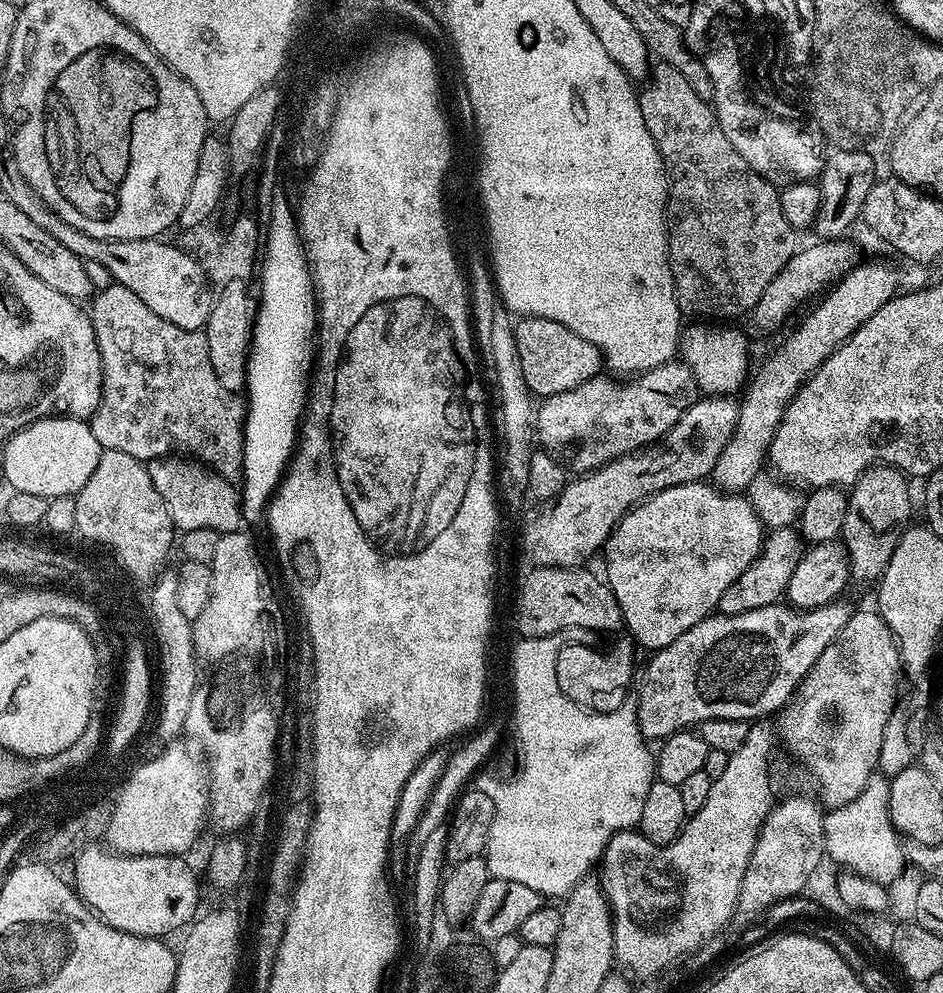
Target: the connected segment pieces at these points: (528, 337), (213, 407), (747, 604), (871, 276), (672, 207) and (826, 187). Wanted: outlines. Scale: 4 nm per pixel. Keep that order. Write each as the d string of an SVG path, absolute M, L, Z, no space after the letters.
M525 316L515 321L514 327L518 362L522 362L523 377L526 378L526 386L533 397L543 398L562 394L566 390L574 390L574 386L582 386L582 382L601 375L600 351L586 338L574 334L574 330L566 330L562 322L554 322L550 318Z
M115 282L108 288L99 289L91 297L91 304L90 315L92 317L96 341L98 342L98 354L102 362L102 394L100 395L96 411L90 417L90 423L94 438L98 438L101 449L122 450L122 454L130 454L130 458L145 462L159 460L171 452L187 454L191 459L213 468L222 478L233 482L243 481L246 404L237 393L226 390L226 386L222 386L222 382L218 382L218 374L214 374L214 366L210 366L210 350L208 349L208 343L203 331L197 330L191 332L182 326L174 326L174 322L166 322L166 318L154 314L154 310L150 310L150 306L146 306L146 302L142 302L142 298L138 298L138 294L134 294L134 290L126 290L126 286Z
M795 527L773 528L764 537L764 545L760 553L742 570L742 574L722 594L718 605L719 615L746 614L746 610L762 610L762 606L781 603L788 591L790 574L794 574L794 566L798 566L806 551L805 541Z
M872 260L869 264L862 262L851 268L841 280L827 289L828 297L781 342L768 361L757 372L755 369L754 375L747 381L744 400L739 401L736 429L730 442L726 442L726 450L718 454L710 477L711 483L723 491L739 493L747 489L756 476L761 475L763 468L760 467L765 467L768 447L792 396L832 351L840 348L842 342L846 342L854 330L858 330L858 326L874 318L884 303L897 295L901 287L899 284L900 276L890 265Z
M657 63L651 69L647 84L648 88L643 89L641 87L638 92L640 109L642 110L642 118L646 122L646 130L650 130L650 134L660 151L660 157L664 160L664 166L670 181L668 185L668 207L666 209L668 265L672 271L672 285L676 291L676 301L681 313L685 317L692 316L688 318L711 318L716 322L732 322L735 321L732 320L735 316L747 317L758 302L758 298L762 298L762 290L766 290L766 286L770 286L770 282L774 282L777 274L787 266L790 258L795 256L798 251L797 233L790 226L790 222L786 222L786 214L782 214L782 202L780 201L777 185L768 177L755 172L746 162L746 158L742 158L742 154L738 154L738 150L734 150L734 146L730 146L730 138L726 138L726 134L722 134L722 126L718 122L712 104L698 98L698 94L694 94L694 86L690 86L690 82L686 82L686 78L682 78L682 74L674 66Z
M839 149L832 150L823 161L818 183L820 185L820 205L816 221L811 226L811 231L816 232L815 239L839 240L852 223L861 219L866 194L870 194L873 184L878 179L876 164L867 150Z

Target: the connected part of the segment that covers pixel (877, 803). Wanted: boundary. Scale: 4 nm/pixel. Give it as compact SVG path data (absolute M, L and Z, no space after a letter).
M873 773L862 794L846 806L829 809L825 813L823 824L824 849L829 861L885 886L899 881L908 864L899 833L889 818L890 784L891 781L885 774Z

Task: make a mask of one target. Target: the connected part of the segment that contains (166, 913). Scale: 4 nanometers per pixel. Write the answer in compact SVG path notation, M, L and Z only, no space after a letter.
M90 851L81 857L79 880L77 896L107 924L135 936L167 937L167 932L191 925L200 904L200 884L180 856L115 856Z

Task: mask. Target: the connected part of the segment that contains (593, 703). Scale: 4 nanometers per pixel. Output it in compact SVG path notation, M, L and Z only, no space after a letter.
M622 636L607 654L580 643L567 644L558 652L558 686L561 687L562 694L566 694L580 708L600 713L613 712L628 698L626 694L634 676L634 656L638 653L635 640Z

